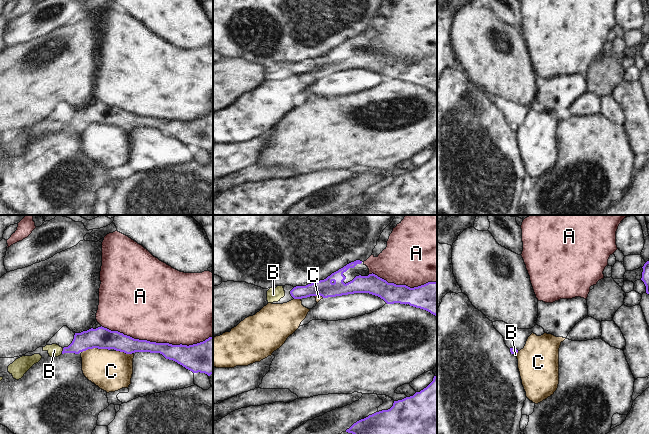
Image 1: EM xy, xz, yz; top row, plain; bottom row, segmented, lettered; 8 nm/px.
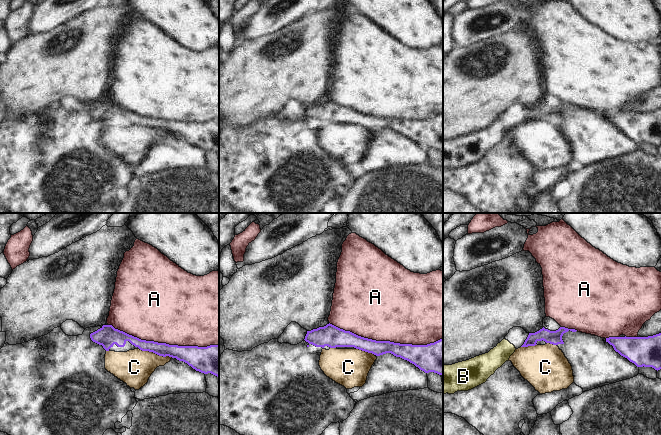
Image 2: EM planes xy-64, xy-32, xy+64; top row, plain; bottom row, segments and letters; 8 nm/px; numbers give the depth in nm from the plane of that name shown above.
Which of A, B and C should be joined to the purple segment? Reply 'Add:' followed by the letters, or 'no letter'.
Add: B

